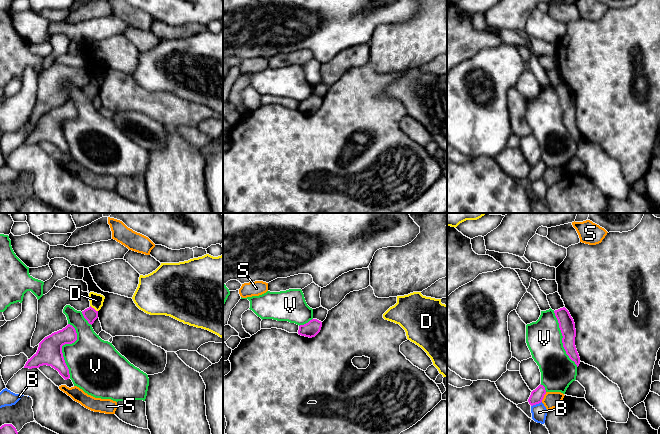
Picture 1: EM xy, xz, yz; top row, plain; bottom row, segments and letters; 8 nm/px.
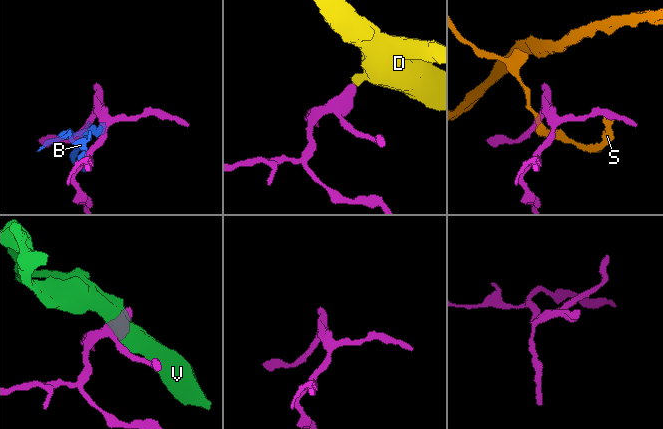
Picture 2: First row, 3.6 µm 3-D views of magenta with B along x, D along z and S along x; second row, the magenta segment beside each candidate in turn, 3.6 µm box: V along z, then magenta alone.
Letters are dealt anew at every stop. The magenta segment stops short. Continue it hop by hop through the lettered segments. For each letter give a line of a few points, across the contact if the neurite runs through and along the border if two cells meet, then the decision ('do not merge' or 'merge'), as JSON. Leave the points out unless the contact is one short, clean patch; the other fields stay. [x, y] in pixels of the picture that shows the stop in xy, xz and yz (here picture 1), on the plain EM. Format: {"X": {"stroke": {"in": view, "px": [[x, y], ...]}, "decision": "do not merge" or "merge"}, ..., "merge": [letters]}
{"B": {"decision": "do not merge"}, "D": {"stroke": {"in": "xy", "px": [[90, 81], [97, 87]]}, "decision": "do not merge"}, "S": {"stroke": {"in": "yz", "px": [[546, 168], [541, 177]]}, "decision": "do not merge"}, "V": {"decision": "do not merge"}, "merge": []}

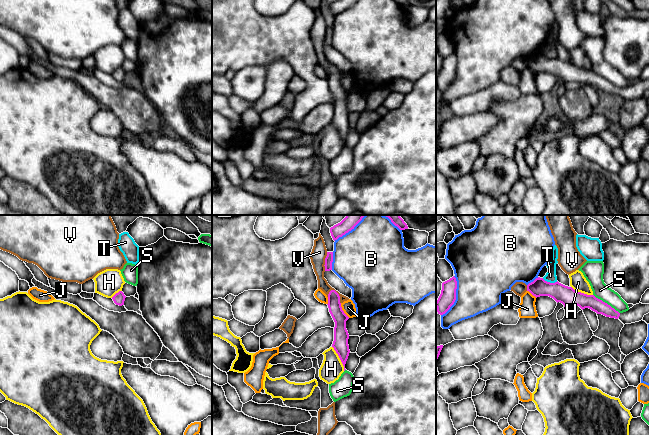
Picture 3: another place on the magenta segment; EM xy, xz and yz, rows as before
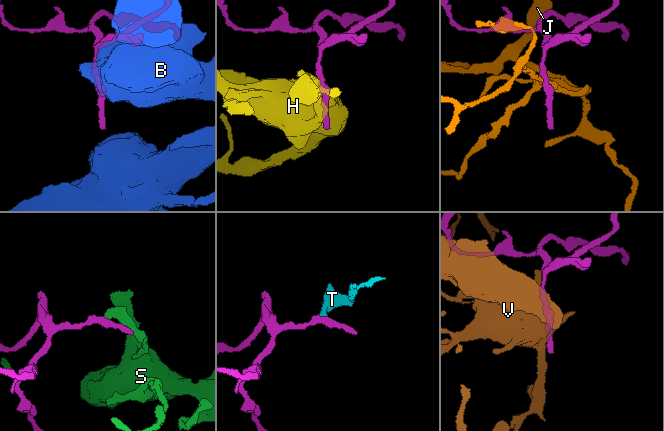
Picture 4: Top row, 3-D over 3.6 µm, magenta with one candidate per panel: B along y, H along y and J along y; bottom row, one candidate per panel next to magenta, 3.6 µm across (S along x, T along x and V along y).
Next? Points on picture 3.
{"B": {"decision": "do not merge"}, "H": {"stroke": {"in": "xz", "px": [[332, 122], [344, 146]]}, "decision": "do not merge"}, "J": {"stroke": {"in": "xz", "px": [[340, 79], [341, 85], [349, 93]]}, "decision": "do not merge"}, "S": {"stroke": {"in": "yz", "px": [[593, 70], [619, 89]]}, "decision": "do not merge"}, "T": {"stroke": {"in": "yz", "px": [[542, 54], [550, 58], [557, 57]]}, "decision": "do not merge"}, "V": {"decision": "do not merge"}, "merge": []}

